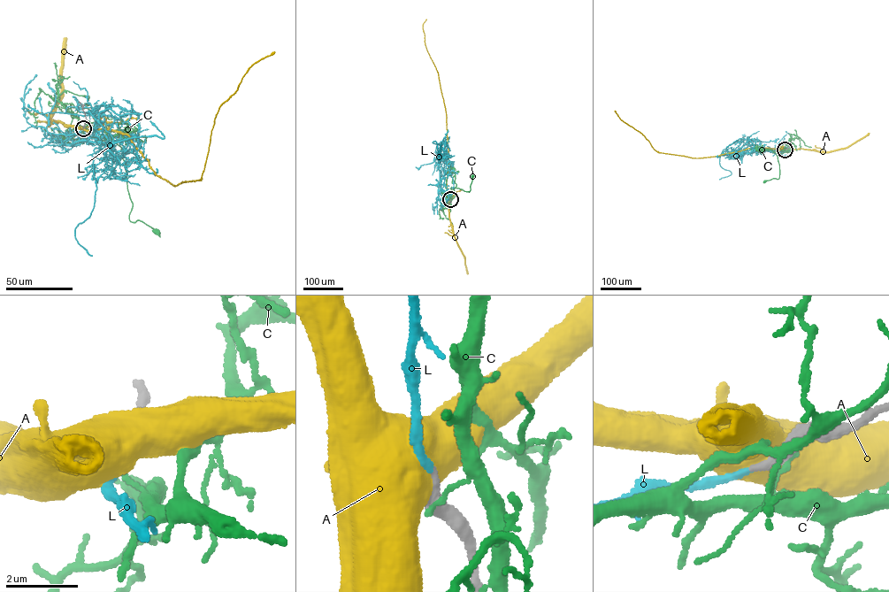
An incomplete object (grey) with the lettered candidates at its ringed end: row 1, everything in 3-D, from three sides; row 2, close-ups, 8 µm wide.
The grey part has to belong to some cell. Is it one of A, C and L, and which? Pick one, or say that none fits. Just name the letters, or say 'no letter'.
L

